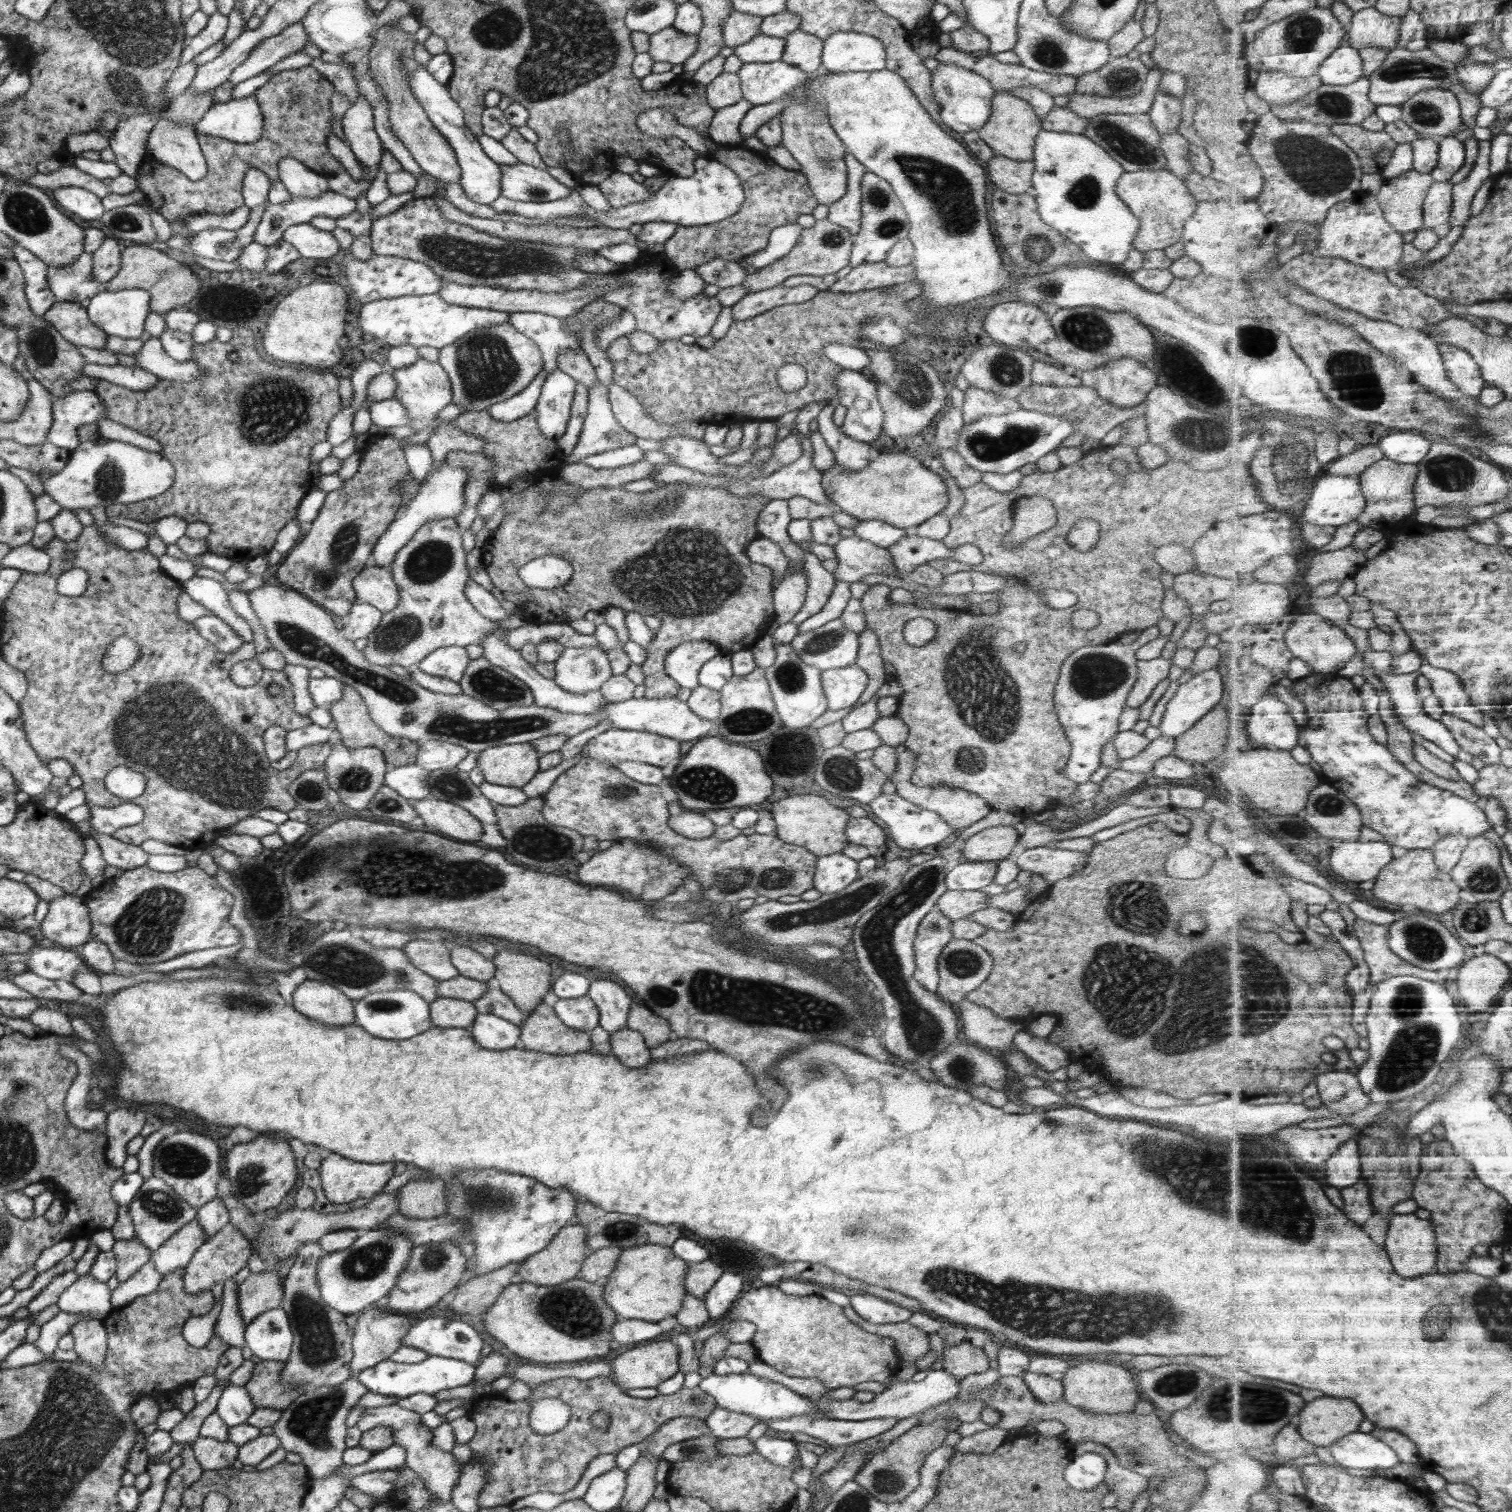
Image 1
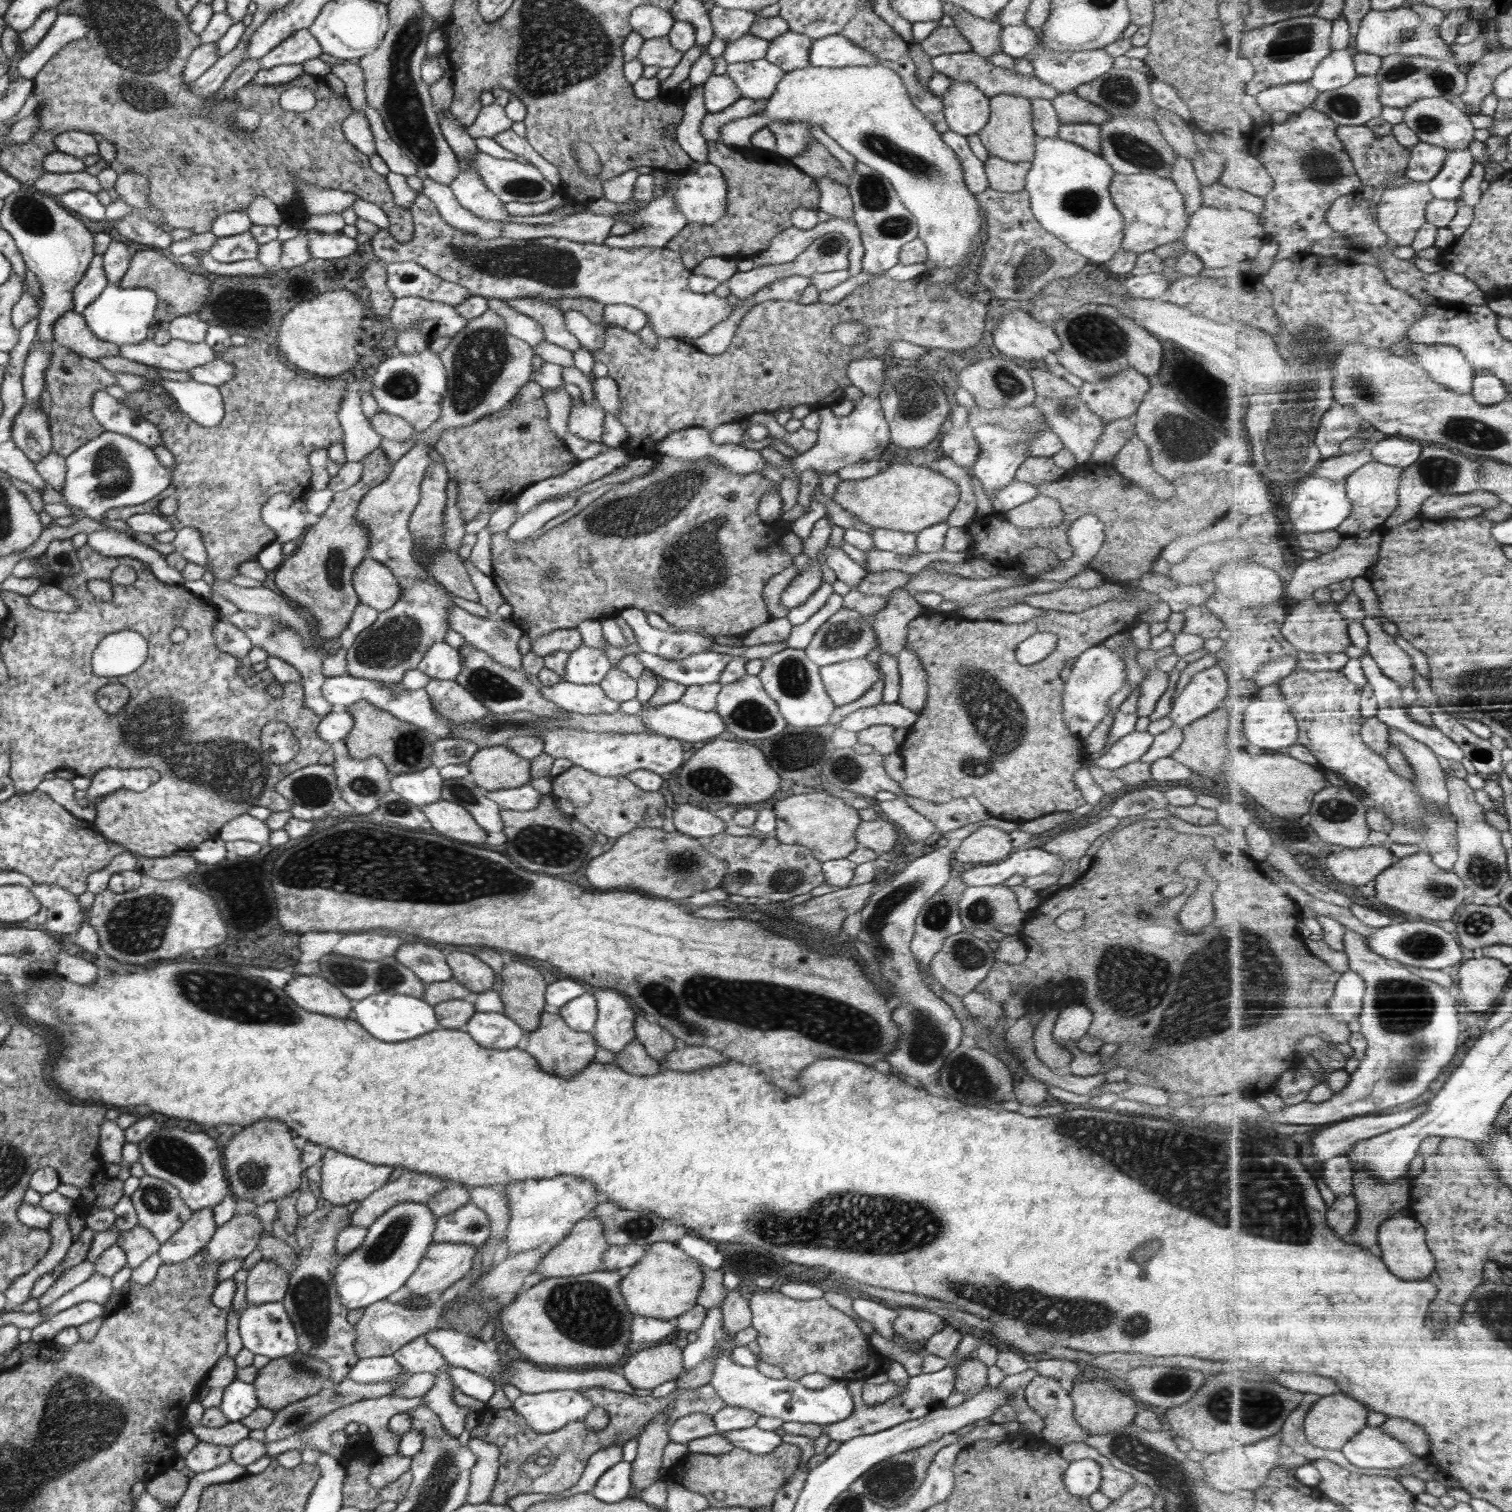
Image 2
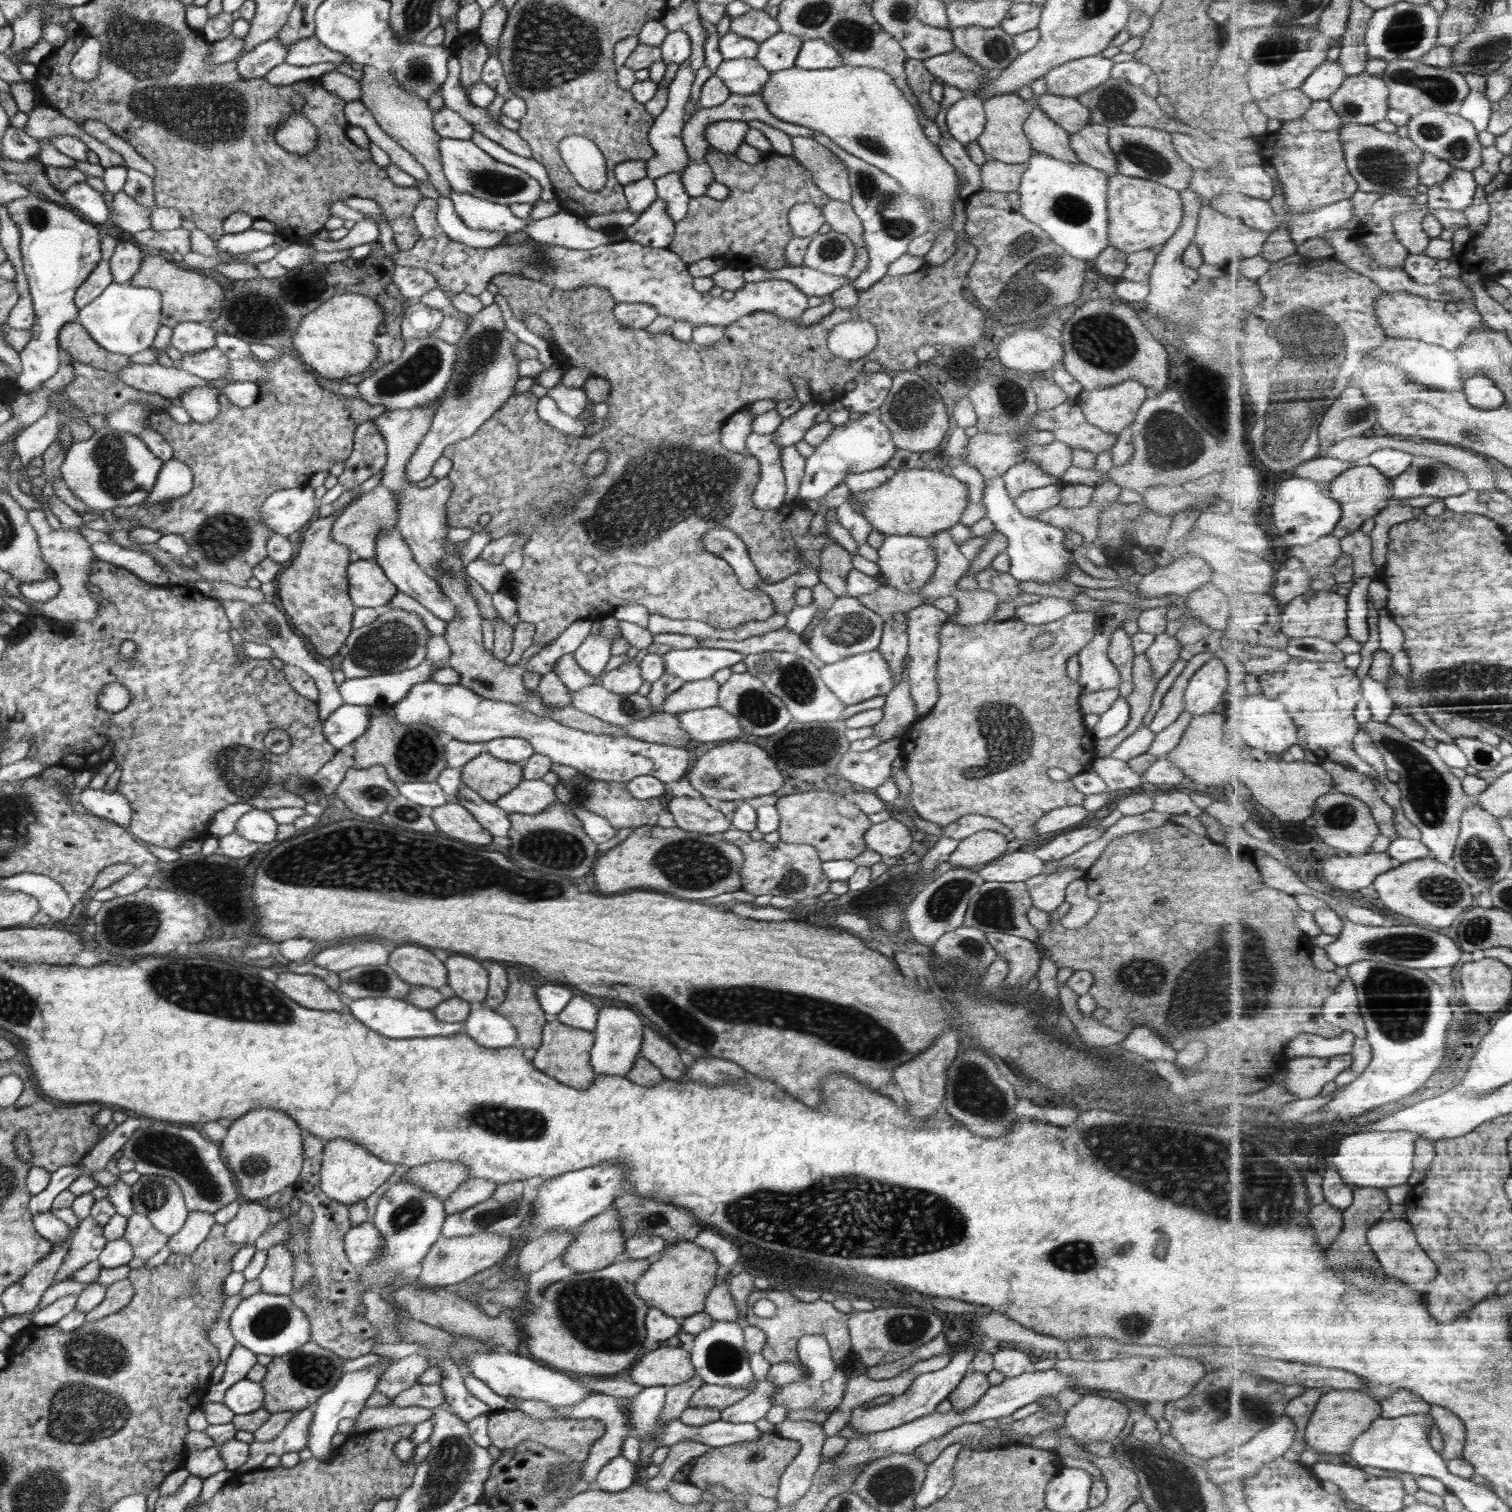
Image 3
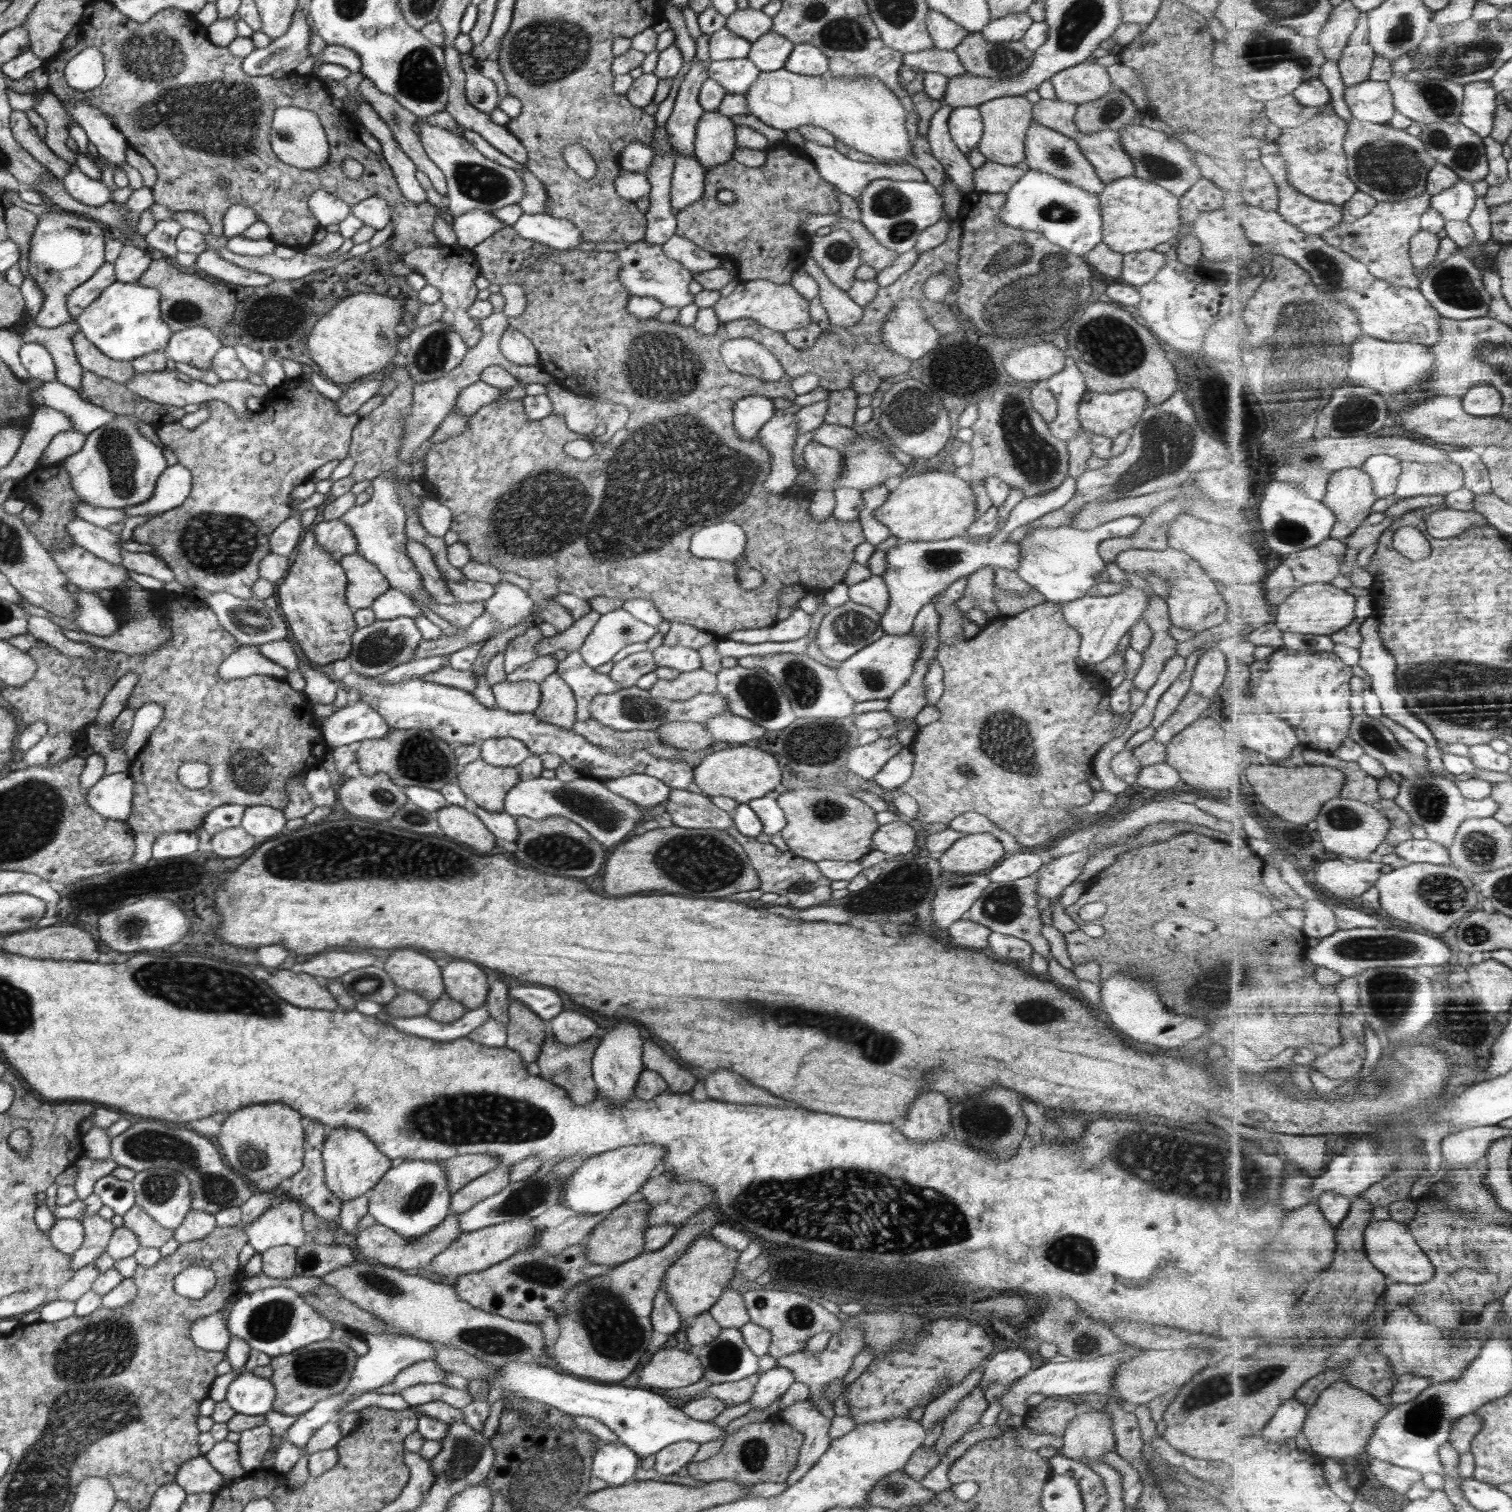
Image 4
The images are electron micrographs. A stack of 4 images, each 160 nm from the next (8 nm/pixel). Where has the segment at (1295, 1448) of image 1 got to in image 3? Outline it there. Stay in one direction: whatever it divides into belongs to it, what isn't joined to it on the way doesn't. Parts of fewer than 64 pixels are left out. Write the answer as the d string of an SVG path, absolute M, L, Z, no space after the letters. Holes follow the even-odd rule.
M1308 1388L1306 1393L1295 1398L1295 1400L1288 1405L1287 1416L1292 1418L1292 1422L1298 1423L1299 1431L1297 1432L1297 1440L1305 1440L1306 1450L1314 1450L1326 1456L1326 1452L1320 1451L1307 1442L1308 1425L1312 1421L1312 1416L1316 1413L1317 1406L1324 1393L1322 1389Z

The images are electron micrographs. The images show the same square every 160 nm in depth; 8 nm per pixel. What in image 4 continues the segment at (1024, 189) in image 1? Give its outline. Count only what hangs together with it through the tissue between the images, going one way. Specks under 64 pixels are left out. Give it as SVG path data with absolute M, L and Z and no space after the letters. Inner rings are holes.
M986 161L973 172L975 191L984 193L1008 193L1012 186L1026 174L1030 168L1022 161L1014 166L1001 165L998 162Z

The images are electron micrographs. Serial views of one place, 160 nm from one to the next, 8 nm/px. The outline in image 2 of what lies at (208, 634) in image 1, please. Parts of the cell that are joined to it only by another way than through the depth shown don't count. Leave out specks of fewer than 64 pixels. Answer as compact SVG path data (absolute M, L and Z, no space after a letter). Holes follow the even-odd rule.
M219 616L213 626L213 637L217 647L241 661L246 661L253 643L237 626L226 617Z

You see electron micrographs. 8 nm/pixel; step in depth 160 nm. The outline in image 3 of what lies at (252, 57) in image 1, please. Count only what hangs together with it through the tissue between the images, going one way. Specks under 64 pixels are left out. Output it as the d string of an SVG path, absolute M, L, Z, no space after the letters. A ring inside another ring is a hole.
M315 36L299 40L296 44L290 45L286 52L288 52L288 55L286 55L284 63L292 66L312 66L312 64L320 64L320 62L330 62L337 65L344 63L344 61L352 64L342 54L328 50Z

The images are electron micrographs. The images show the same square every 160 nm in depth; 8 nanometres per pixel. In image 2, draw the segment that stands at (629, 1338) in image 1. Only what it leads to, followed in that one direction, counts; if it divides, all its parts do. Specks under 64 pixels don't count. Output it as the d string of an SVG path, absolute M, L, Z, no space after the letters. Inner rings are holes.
M633 1315L630 1335L632 1342L630 1342L630 1348L628 1348L628 1356L642 1350L642 1348L638 1348L640 1344L644 1344L644 1342L658 1342L658 1340L662 1340L662 1338L672 1334L674 1329L674 1325L668 1323L667 1320Z

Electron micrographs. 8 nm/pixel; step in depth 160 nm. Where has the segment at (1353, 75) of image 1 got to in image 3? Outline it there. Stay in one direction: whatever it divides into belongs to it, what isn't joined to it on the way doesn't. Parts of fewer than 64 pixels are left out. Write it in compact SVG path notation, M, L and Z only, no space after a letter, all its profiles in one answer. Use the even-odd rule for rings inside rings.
M1328 60L1320 69L1316 69L1312 76L1301 86L1301 89L1312 99L1328 100L1334 96L1339 88L1347 81L1347 70L1341 60Z

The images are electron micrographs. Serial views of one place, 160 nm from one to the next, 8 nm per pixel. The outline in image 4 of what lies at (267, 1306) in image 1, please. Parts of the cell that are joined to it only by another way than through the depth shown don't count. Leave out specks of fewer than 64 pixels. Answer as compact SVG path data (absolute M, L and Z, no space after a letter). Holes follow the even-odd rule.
M290 1245L270 1247L261 1253L262 1273L273 1279L286 1280L295 1274L296 1248Z

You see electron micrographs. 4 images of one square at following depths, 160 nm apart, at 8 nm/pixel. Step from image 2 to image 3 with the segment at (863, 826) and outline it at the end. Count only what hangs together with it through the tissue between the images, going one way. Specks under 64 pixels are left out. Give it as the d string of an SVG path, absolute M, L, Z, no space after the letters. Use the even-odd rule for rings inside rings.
M893 817L884 822L872 824L864 835L867 848L878 852L885 860L890 856L904 854L910 848L912 839L908 827Z

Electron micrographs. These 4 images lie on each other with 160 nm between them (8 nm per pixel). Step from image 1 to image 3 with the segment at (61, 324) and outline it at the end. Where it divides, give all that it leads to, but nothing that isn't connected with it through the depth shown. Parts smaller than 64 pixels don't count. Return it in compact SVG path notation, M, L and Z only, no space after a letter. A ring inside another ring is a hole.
M76 321L67 322L58 335L59 348L64 349L72 359L88 366L118 374L119 370L131 363L125 354L108 352L90 333Z

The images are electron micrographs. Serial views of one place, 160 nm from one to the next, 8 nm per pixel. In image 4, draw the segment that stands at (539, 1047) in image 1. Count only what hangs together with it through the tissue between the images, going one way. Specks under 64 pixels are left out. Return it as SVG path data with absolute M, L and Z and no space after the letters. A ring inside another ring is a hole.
M592 1035L576 1044L562 1044L555 1036L545 1037L539 1057L535 1060L540 1068L539 1076L563 1088L569 1097L580 1106L586 1106L595 1099L597 1086L593 1081L591 1058L600 1044L600 1036Z

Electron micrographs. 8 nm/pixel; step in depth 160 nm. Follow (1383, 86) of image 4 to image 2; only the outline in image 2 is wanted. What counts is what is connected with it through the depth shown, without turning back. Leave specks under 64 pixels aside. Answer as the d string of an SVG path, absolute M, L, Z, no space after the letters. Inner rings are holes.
M1360 75L1344 88L1320 93L1311 107L1325 112L1341 126L1364 125L1383 116L1382 89L1377 76Z

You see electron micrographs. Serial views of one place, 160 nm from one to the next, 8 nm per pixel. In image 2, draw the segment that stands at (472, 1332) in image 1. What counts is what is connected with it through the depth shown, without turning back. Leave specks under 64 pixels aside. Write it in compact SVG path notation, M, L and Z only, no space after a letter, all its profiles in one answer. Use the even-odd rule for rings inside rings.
M452 1327L429 1330L424 1336L444 1356L448 1365L466 1368L490 1381L496 1381L502 1373L502 1356L492 1344L483 1343L479 1337L458 1332Z

